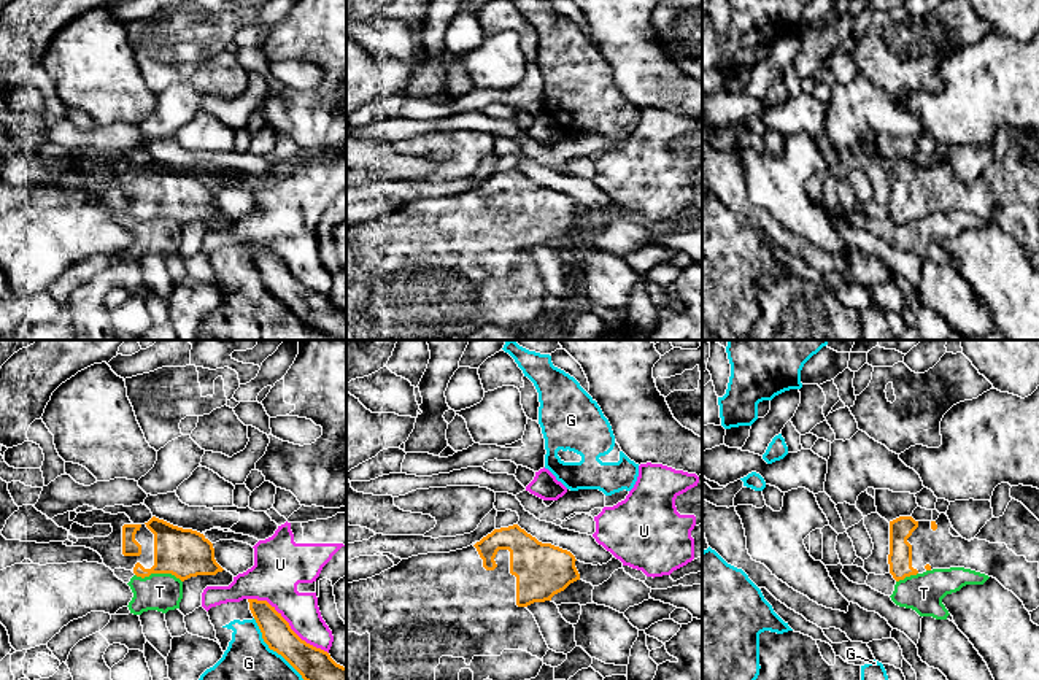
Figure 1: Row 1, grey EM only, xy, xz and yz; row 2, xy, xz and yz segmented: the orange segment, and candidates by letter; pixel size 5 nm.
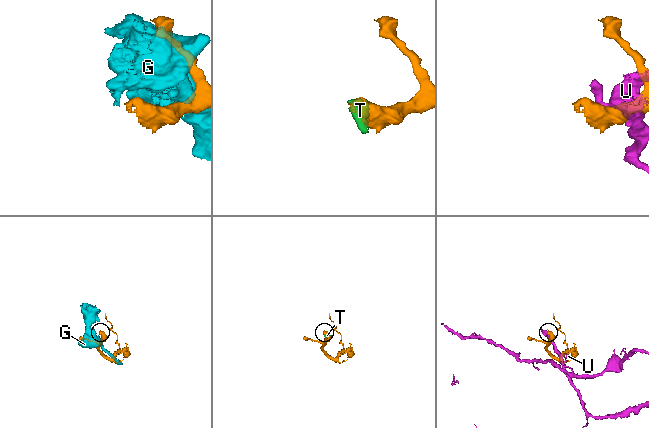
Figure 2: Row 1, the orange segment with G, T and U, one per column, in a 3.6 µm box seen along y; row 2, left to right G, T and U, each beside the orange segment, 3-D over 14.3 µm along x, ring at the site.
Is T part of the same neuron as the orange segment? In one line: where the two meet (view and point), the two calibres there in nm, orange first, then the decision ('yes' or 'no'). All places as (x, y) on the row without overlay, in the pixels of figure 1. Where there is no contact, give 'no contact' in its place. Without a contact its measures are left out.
xy (159, 216) | 240/190 nm | no

